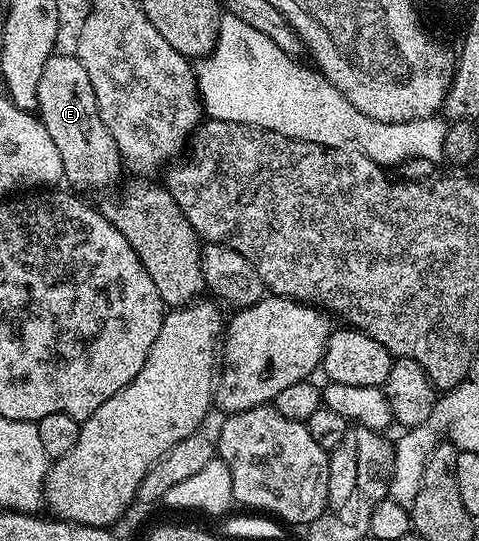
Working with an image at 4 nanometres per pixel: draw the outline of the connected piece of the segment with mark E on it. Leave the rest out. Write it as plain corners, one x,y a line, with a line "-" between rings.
57,51
47,59
43,76
39,78
36,112
59,150
59,159
63,159
64,180
70,181
74,190
109,189
122,180
119,147
115,147
111,131
107,131
103,119
99,119
99,103
95,103
91,79
81,60
72,52

